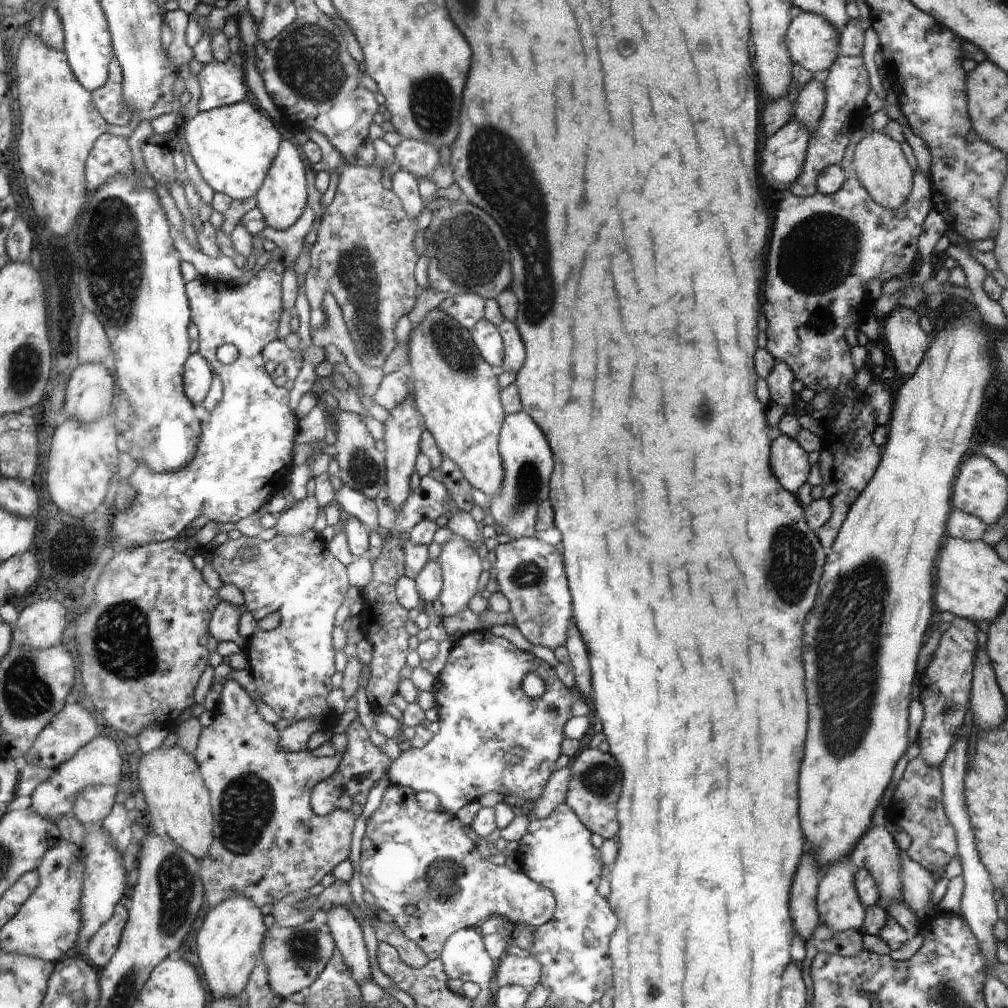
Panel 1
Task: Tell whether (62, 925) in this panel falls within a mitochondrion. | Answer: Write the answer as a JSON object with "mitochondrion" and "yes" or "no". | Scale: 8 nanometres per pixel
{"mitochondrion":"no"}

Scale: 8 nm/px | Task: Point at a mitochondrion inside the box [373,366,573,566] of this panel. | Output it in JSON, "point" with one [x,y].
{"point":[527,487]}

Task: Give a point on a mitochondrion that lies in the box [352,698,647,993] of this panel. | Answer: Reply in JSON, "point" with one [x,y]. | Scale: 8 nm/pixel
{"point":[444,876]}

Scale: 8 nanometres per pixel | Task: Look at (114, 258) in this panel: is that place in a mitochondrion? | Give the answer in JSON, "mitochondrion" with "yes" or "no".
{"mitochondrion":"yes"}

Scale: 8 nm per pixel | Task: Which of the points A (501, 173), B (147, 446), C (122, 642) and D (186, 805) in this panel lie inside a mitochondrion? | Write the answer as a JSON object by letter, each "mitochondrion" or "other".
{"A":"mitochondrion","B":"mitochondrion","C":"mitochondrion","D":"other"}

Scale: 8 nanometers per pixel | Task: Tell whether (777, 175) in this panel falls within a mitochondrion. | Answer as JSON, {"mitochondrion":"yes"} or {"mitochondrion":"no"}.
{"mitochondrion":"no"}

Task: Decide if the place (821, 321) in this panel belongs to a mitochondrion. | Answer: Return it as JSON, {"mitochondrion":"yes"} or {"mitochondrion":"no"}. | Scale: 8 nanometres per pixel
{"mitochondrion":"yes"}

